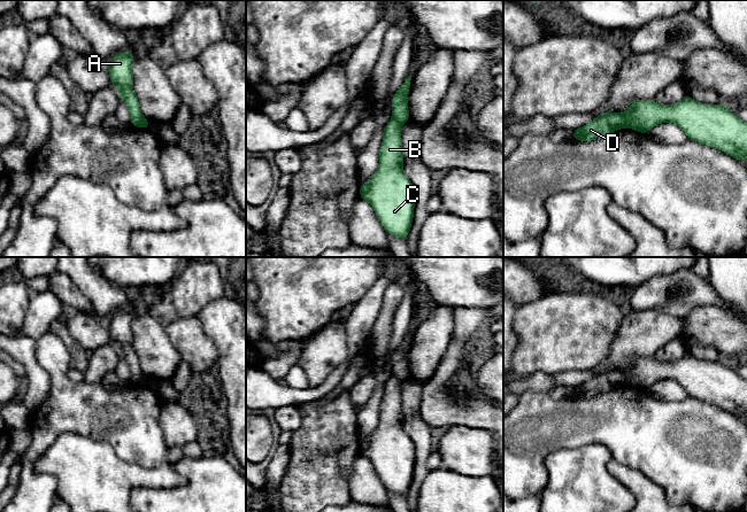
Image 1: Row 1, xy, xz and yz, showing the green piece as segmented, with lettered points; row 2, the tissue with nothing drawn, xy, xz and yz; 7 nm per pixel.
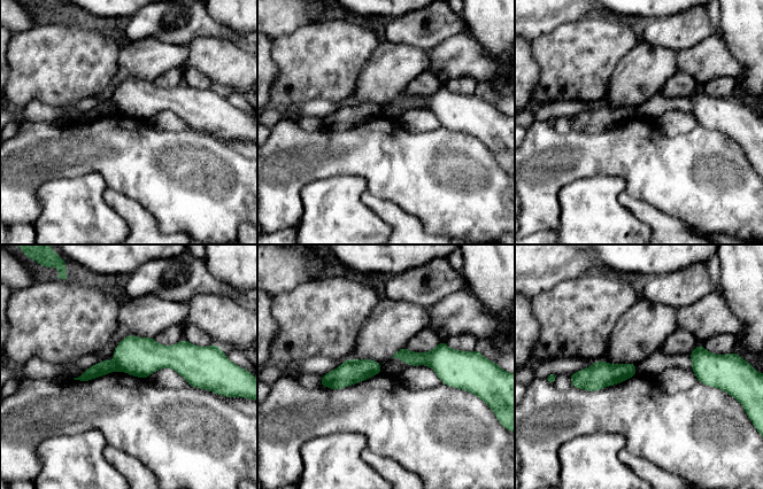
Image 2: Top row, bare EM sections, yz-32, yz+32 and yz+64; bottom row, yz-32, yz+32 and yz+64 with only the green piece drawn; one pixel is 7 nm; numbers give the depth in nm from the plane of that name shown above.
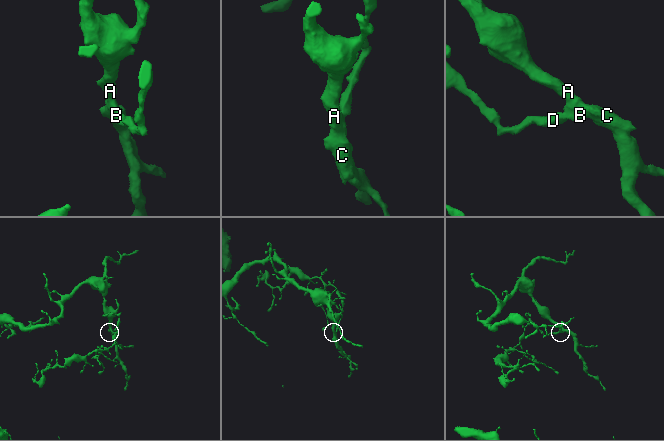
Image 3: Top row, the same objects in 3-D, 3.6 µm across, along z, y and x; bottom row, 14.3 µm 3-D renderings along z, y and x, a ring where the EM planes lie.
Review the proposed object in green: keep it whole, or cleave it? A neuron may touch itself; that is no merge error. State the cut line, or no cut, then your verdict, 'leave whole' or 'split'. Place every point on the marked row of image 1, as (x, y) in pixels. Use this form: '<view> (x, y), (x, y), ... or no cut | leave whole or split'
yz (620, 113), (628, 125) | split

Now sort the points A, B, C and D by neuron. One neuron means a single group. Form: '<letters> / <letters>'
A B C / D

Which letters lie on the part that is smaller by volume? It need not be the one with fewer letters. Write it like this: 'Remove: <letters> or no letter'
Remove: D

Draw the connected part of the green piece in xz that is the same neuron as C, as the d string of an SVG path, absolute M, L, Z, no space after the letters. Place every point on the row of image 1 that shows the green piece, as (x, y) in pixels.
M392 118L383 131L383 143L379 148L378 170L367 184L360 184L361 200L368 201L386 233L406 240L409 234L415 207L415 188L403 172L403 152L401 142L402 124Z

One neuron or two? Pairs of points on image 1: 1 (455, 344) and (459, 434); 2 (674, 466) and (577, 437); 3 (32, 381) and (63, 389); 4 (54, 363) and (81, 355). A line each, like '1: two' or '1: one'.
1: two
2: one
3: two
4: two

